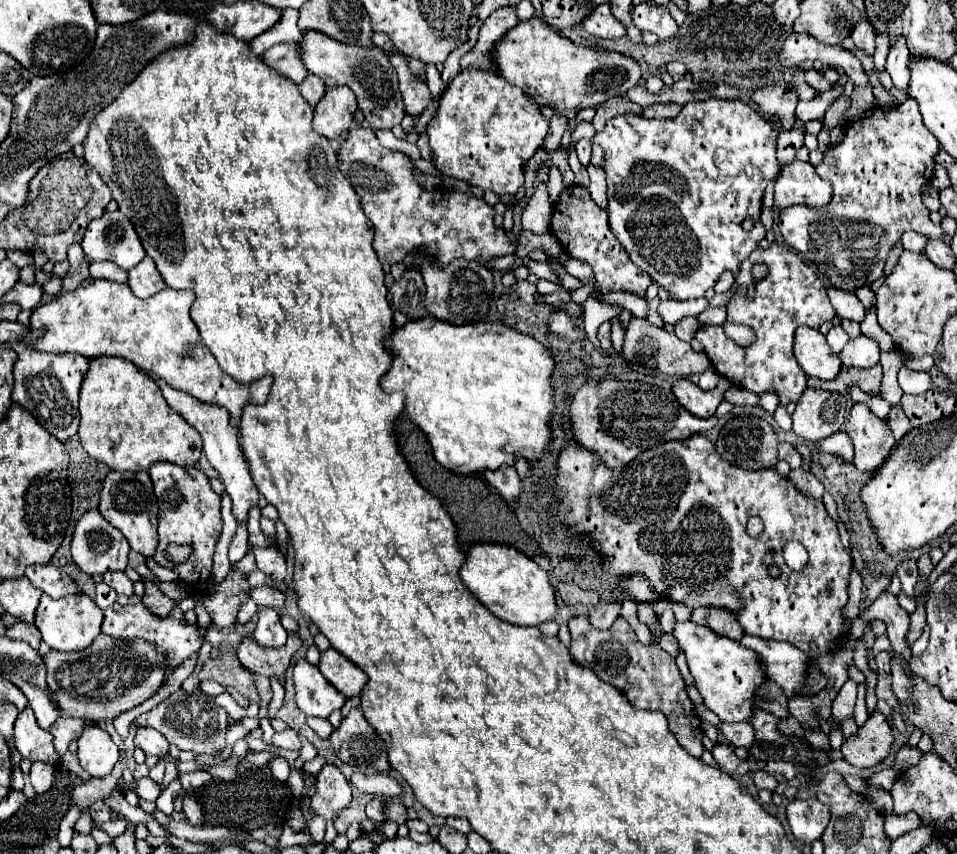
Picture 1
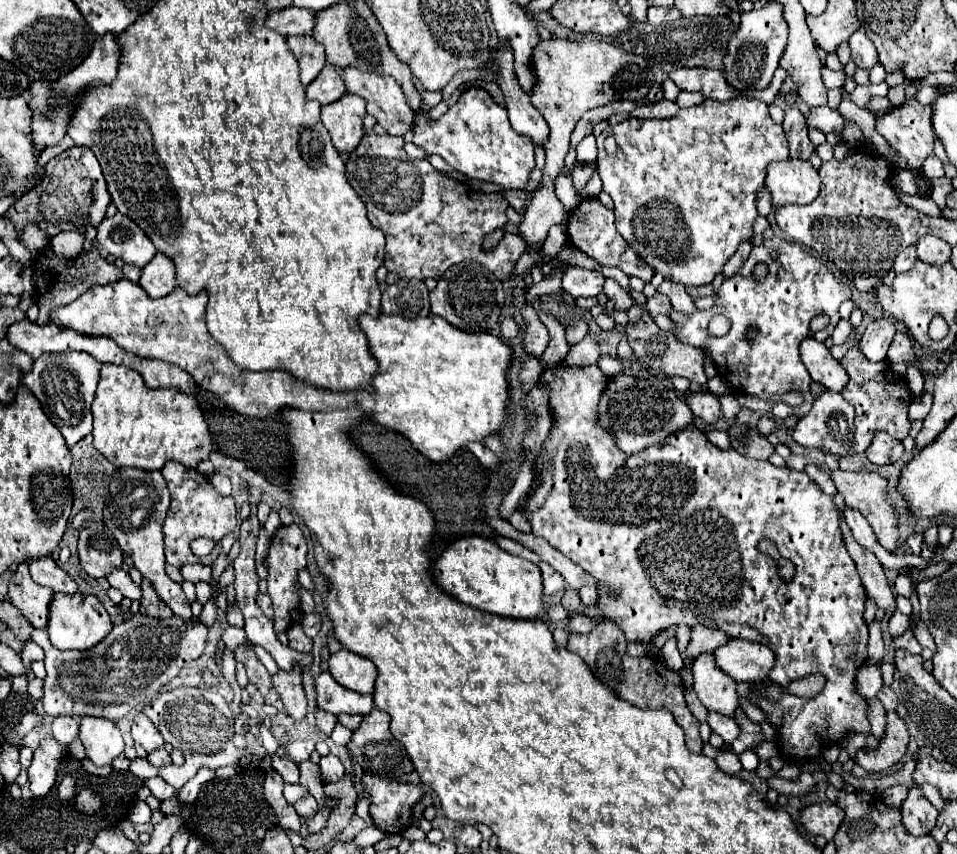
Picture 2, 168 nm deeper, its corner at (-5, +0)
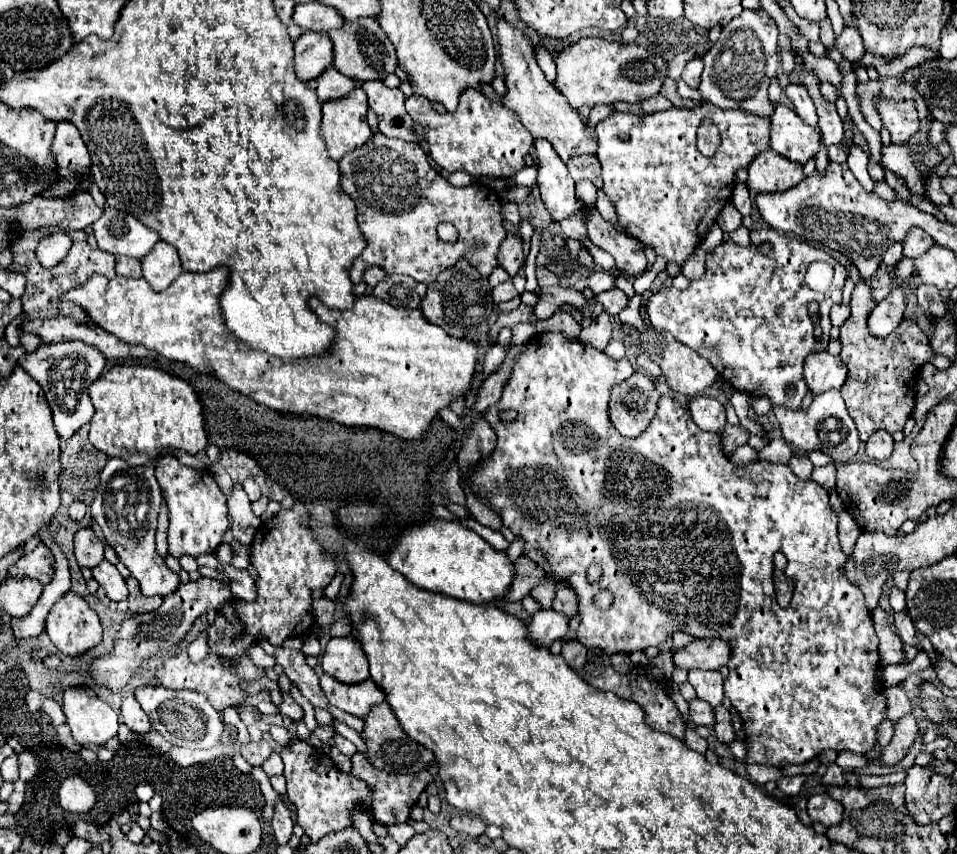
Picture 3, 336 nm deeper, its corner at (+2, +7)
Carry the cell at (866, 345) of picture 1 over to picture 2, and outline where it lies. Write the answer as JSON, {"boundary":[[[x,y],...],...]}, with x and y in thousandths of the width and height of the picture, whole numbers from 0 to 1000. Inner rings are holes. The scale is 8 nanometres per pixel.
{"boundary":[[[914,374],[906,381],[902,395],[900,395],[900,411],[910,425],[918,425],[927,418],[927,409],[931,404],[931,397],[935,392],[935,381],[929,374]]]}

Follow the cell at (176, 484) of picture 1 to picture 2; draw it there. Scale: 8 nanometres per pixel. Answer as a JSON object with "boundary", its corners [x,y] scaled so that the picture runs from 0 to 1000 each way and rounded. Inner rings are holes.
{"boundary":[[[185,540],[172,542],[168,554],[170,554],[170,559],[175,563],[175,570],[177,570],[177,577],[179,577],[179,594],[177,594],[177,601],[175,601],[172,612],[170,612],[175,659],[179,659],[183,664],[191,664],[191,662],[197,662],[197,659],[220,662],[227,655],[229,643],[225,643],[216,652],[206,652],[200,645],[200,633],[206,631],[206,629],[216,629],[216,631],[223,631],[225,636],[229,636],[231,629],[235,629],[237,624],[241,624],[246,619],[248,596],[246,596],[243,582],[229,580],[223,573],[223,568],[218,566],[216,559],[212,559],[206,549],[191,547]]]}

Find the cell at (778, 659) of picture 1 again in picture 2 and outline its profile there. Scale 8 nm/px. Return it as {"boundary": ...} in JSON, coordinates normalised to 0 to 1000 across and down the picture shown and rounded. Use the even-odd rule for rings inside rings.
{"boundary":[[[764,748],[747,762],[749,781],[768,797],[799,797],[808,783],[808,762],[804,755]]]}

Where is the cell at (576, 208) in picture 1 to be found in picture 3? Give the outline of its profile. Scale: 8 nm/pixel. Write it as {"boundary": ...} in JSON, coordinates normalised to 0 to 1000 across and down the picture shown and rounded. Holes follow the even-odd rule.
{"boundary":[[[623,244],[617,246],[614,255],[614,274],[621,288],[633,293],[644,302],[644,316],[654,323],[669,323],[677,307],[673,297],[673,288],[656,274],[648,274],[642,265],[637,265]]]}

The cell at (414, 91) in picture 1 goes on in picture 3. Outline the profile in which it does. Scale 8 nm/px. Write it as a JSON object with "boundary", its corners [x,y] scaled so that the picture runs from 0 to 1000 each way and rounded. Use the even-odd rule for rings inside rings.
{"boundary":[[[374,21],[374,26],[359,26],[357,33],[345,35],[343,40],[349,52],[349,80],[368,94],[401,94],[416,77],[412,54],[391,21]]]}

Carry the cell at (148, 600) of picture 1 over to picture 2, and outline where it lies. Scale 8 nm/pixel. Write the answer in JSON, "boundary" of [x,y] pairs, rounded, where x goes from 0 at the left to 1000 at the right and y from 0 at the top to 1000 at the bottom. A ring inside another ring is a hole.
{"boundary":[[[149,678],[147,683],[149,690],[149,699],[147,699],[147,720],[156,720],[156,722],[179,722],[181,715],[177,713],[177,708],[162,694],[160,683],[156,683],[156,678]]]}

